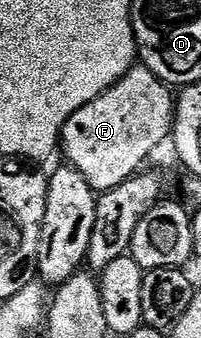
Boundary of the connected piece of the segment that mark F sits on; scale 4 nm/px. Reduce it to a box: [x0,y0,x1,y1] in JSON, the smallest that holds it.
[60,65,175,193]

